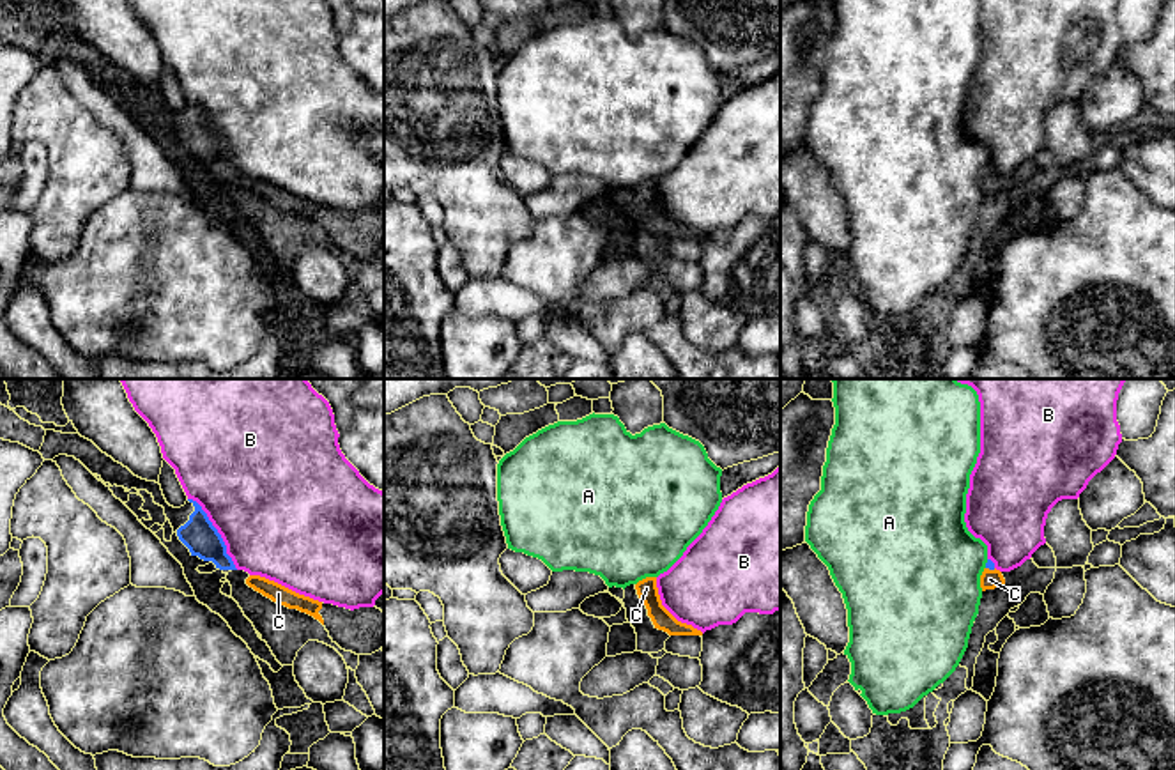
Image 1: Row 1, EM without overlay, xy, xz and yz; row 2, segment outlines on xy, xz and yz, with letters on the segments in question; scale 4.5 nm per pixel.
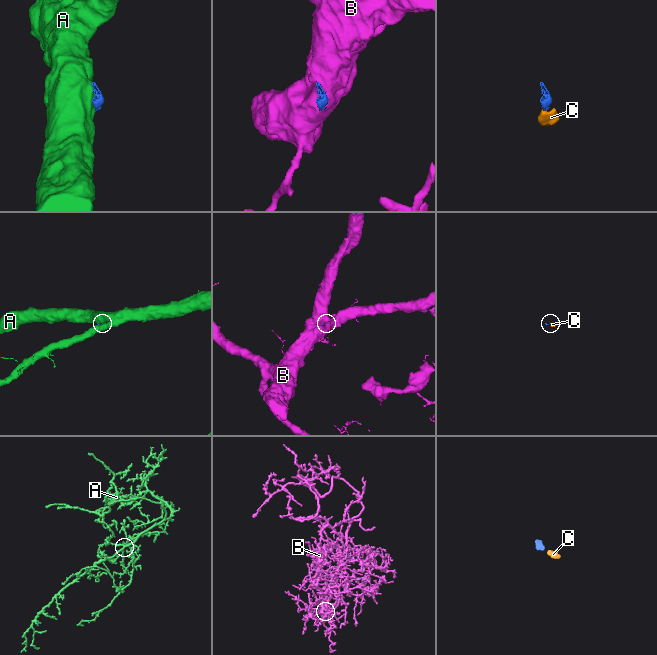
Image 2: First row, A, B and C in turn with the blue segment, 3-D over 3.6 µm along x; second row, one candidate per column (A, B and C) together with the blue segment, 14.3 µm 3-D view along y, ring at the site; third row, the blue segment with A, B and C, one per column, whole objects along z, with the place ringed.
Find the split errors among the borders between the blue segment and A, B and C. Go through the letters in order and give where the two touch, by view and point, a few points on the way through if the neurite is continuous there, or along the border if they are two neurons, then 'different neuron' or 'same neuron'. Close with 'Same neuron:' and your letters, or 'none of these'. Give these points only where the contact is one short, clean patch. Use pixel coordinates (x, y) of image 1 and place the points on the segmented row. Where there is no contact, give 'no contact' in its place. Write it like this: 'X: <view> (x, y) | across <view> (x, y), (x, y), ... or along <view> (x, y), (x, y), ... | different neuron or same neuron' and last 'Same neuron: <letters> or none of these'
A: yz (986, 563) | different neuron
B: xy (216, 531) | different neuron
C: yz (991, 569) | across yz (990, 563), (991, 569), (990, 579) | same neuron
Same neuron: C

